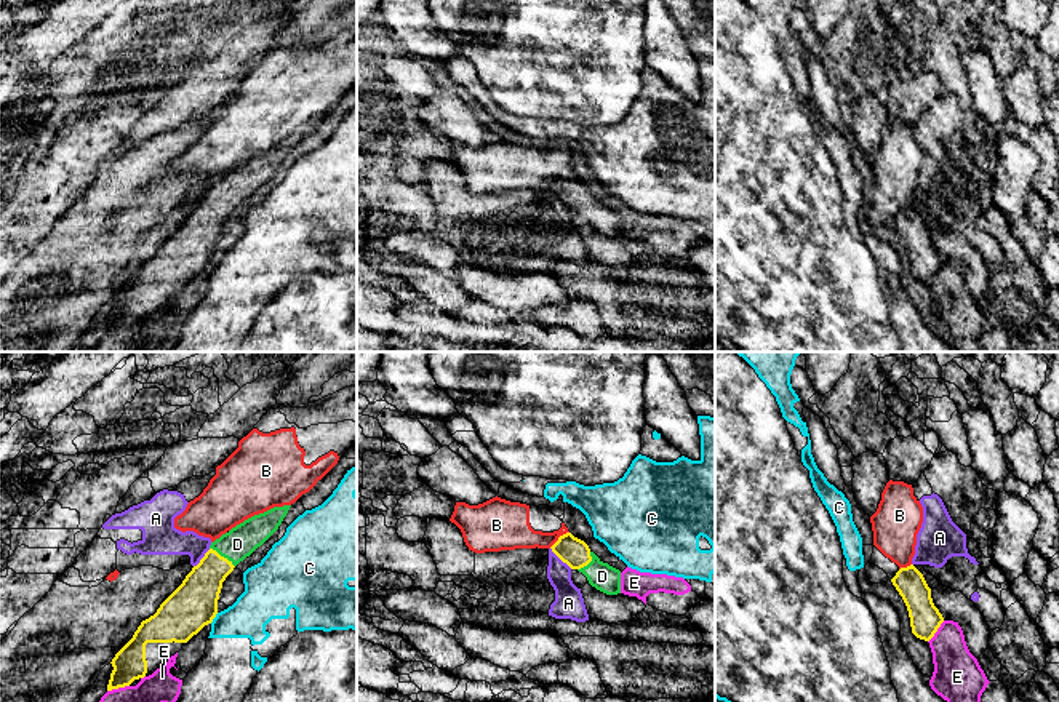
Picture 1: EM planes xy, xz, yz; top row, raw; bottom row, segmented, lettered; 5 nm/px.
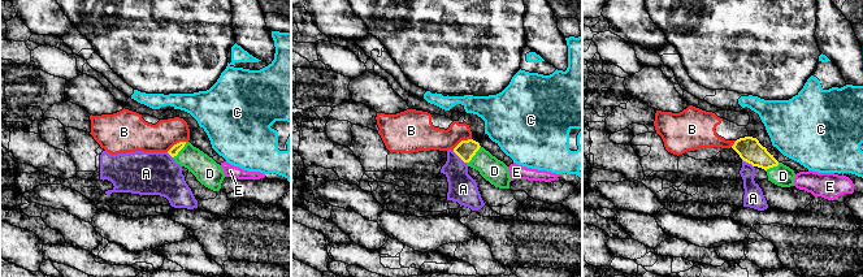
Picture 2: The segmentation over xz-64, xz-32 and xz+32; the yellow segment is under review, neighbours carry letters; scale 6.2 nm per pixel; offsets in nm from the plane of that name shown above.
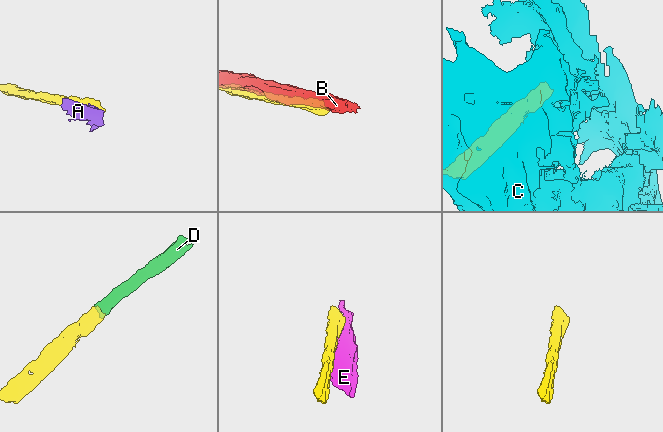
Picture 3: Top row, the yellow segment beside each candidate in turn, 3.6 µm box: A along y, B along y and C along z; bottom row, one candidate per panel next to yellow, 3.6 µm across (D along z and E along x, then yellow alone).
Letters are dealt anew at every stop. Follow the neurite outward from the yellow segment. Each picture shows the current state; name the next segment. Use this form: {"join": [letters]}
{"join": ["D"]}

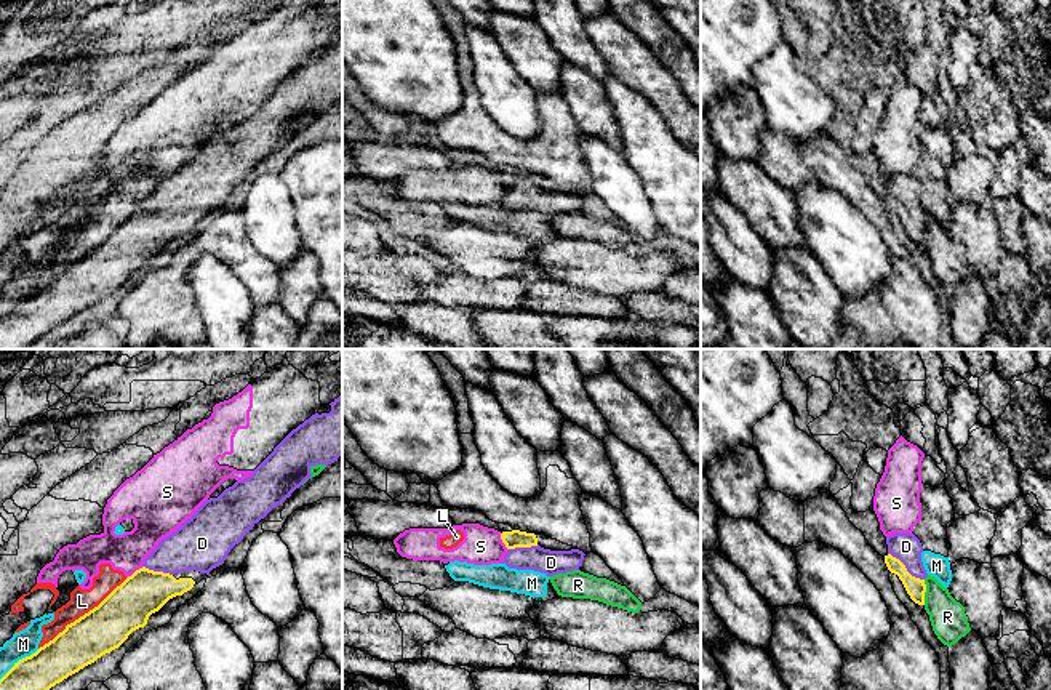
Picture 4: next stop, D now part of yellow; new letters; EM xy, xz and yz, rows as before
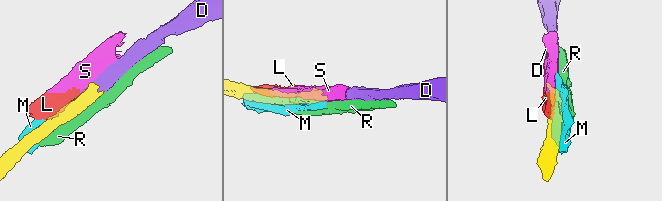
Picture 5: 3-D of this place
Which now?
{"join": ["D"]}

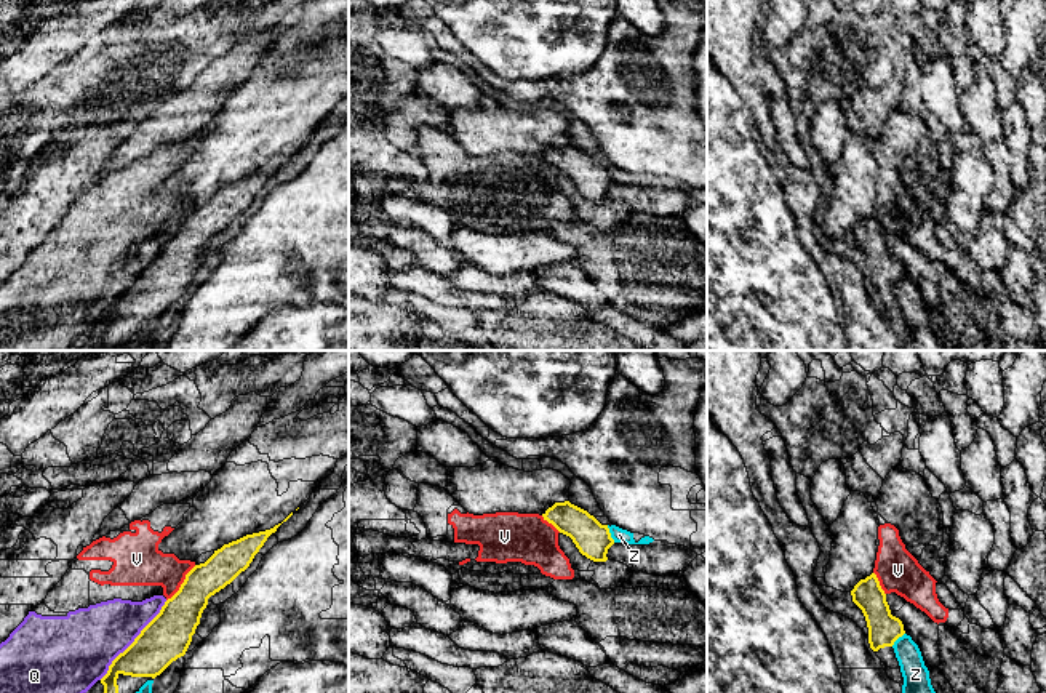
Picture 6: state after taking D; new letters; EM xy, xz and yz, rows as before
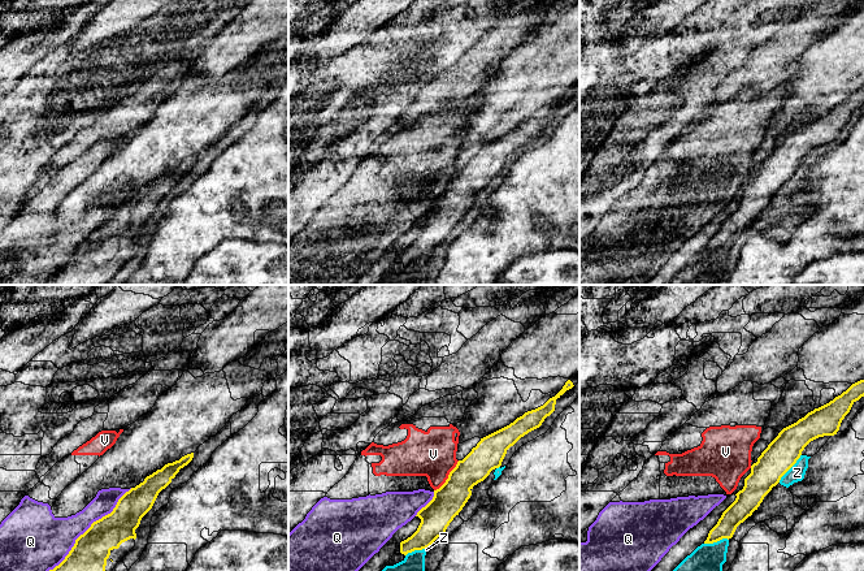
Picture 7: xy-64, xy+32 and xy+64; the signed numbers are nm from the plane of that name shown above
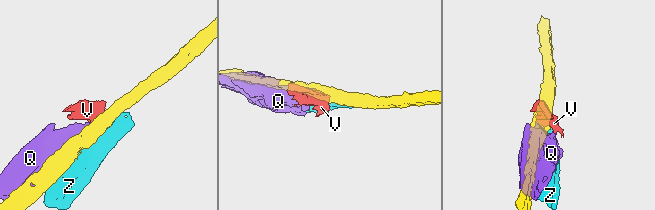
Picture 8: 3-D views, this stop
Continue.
{"join": []}

